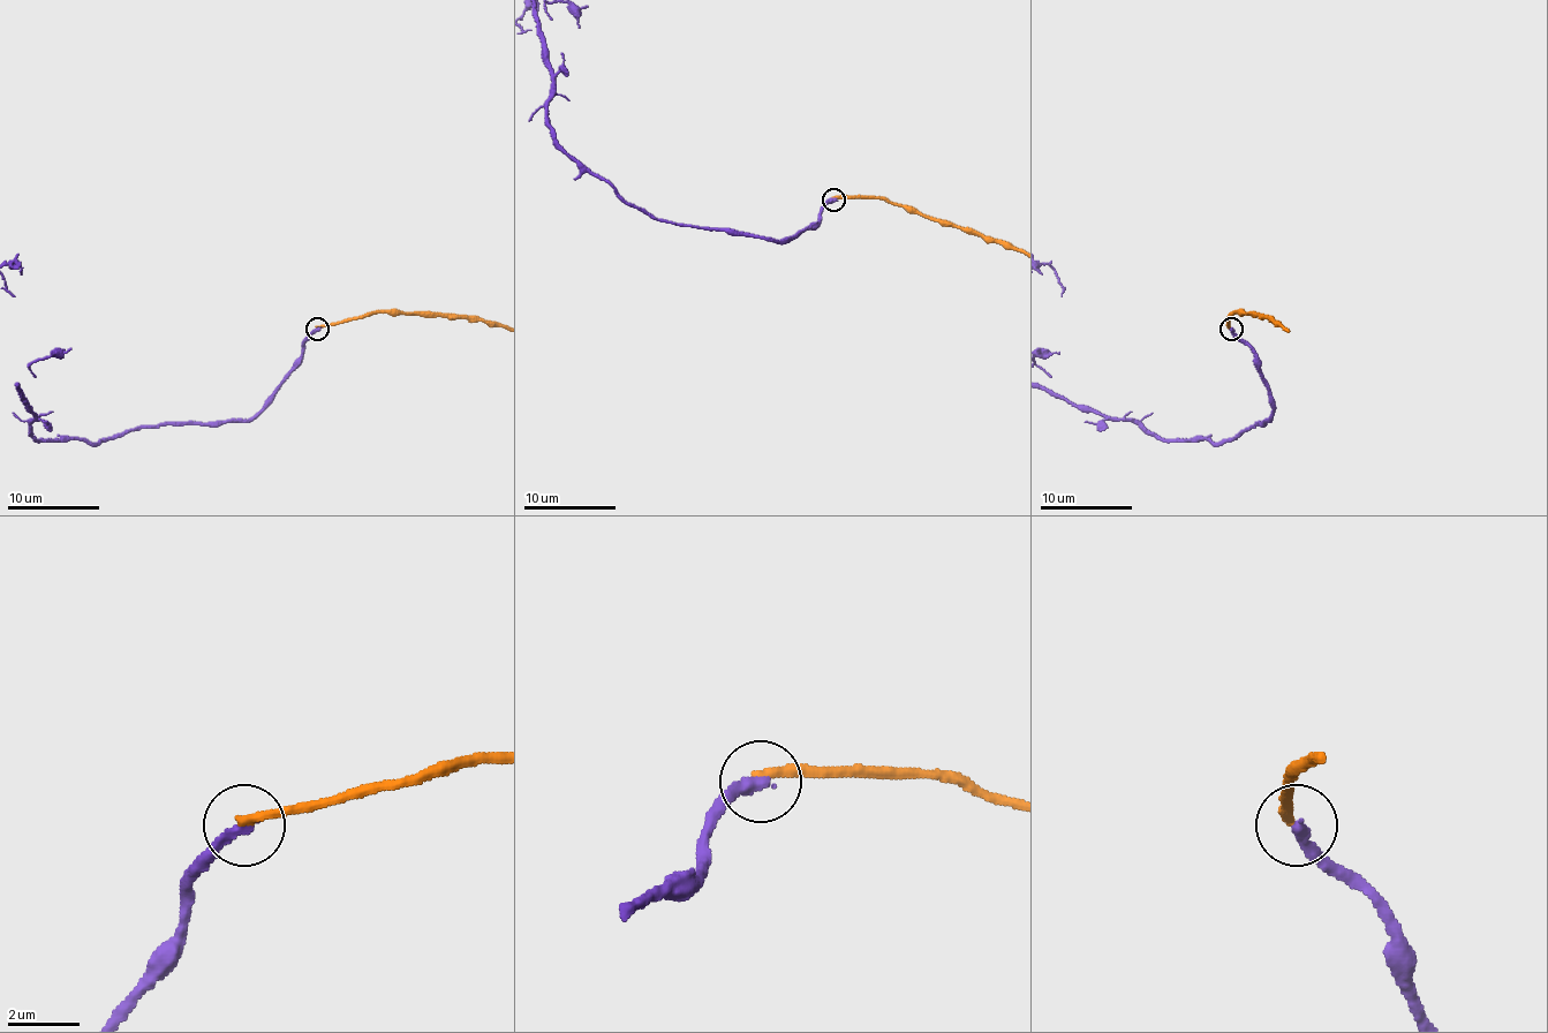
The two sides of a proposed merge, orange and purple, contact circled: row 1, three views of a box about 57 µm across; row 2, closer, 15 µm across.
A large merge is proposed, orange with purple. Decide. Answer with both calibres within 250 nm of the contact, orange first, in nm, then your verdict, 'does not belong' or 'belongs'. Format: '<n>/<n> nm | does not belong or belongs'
280/320 nm | does not belong

